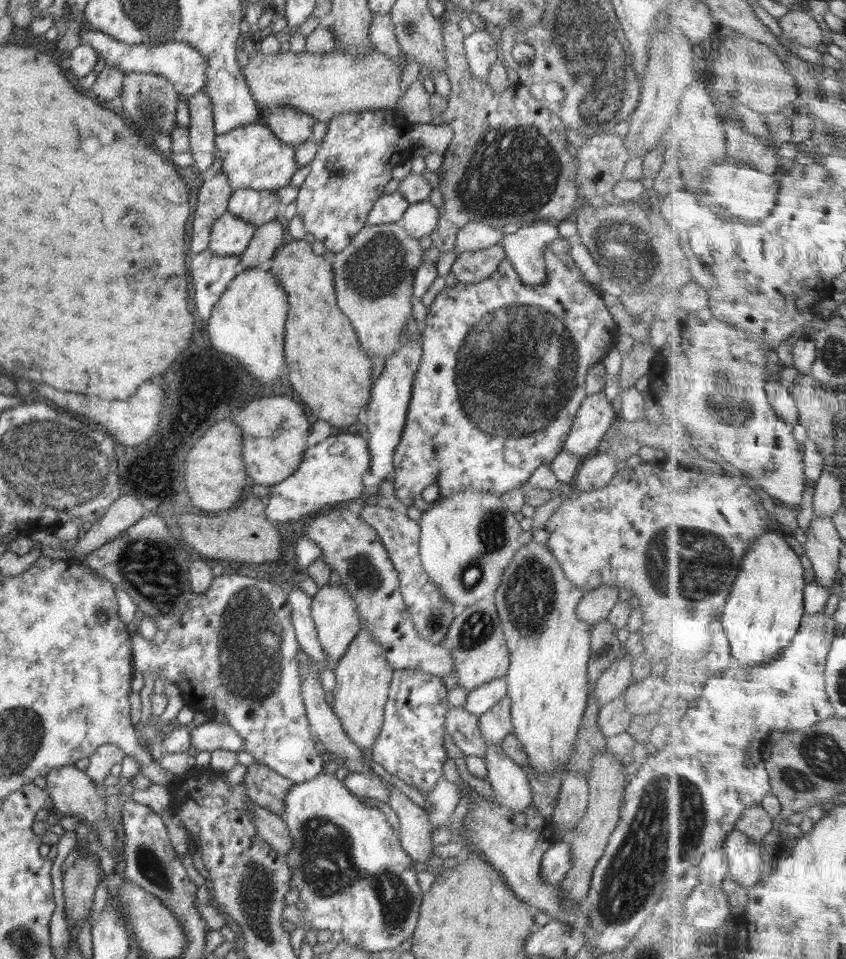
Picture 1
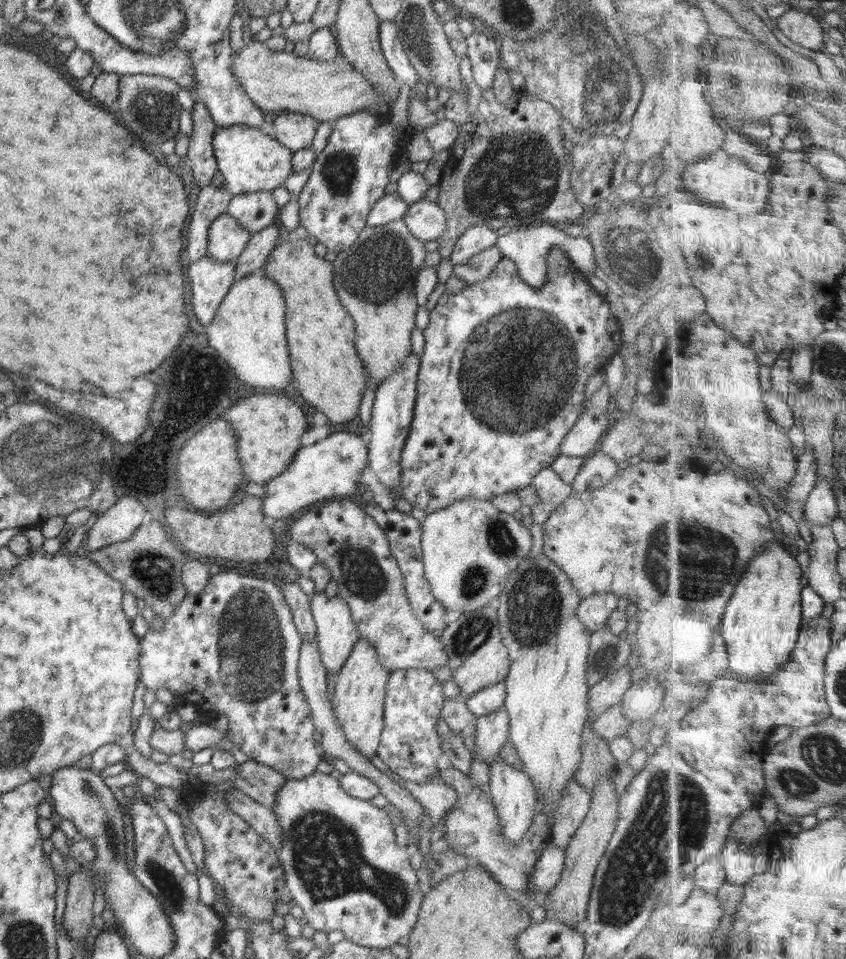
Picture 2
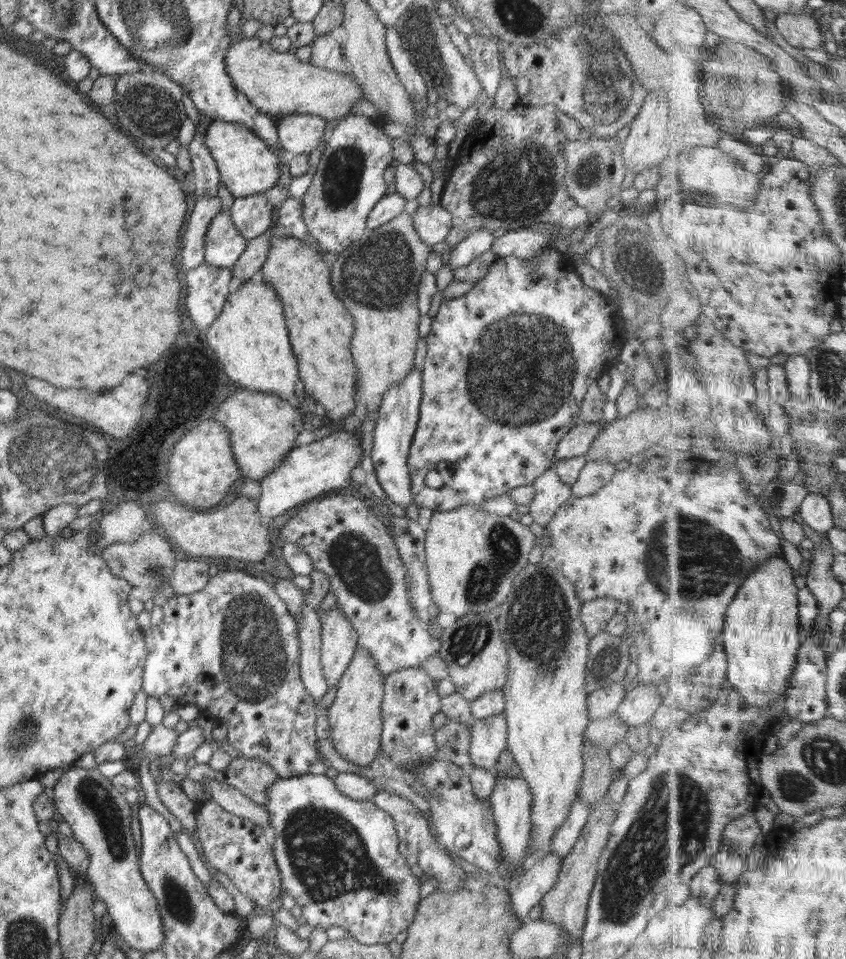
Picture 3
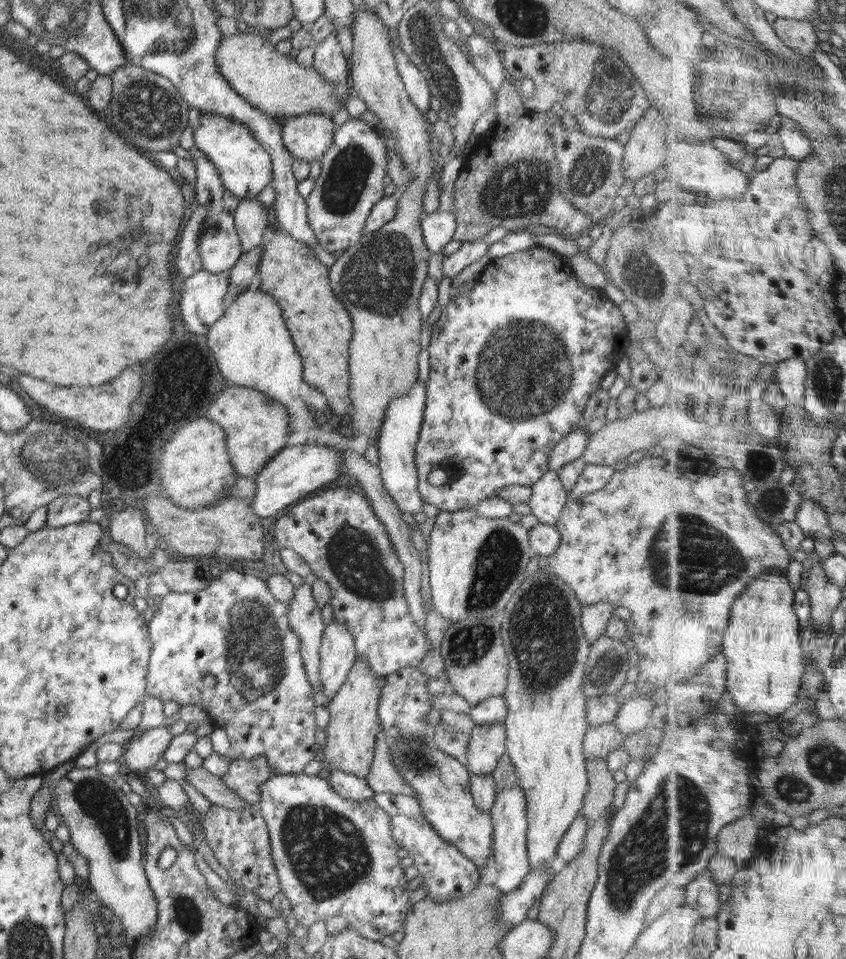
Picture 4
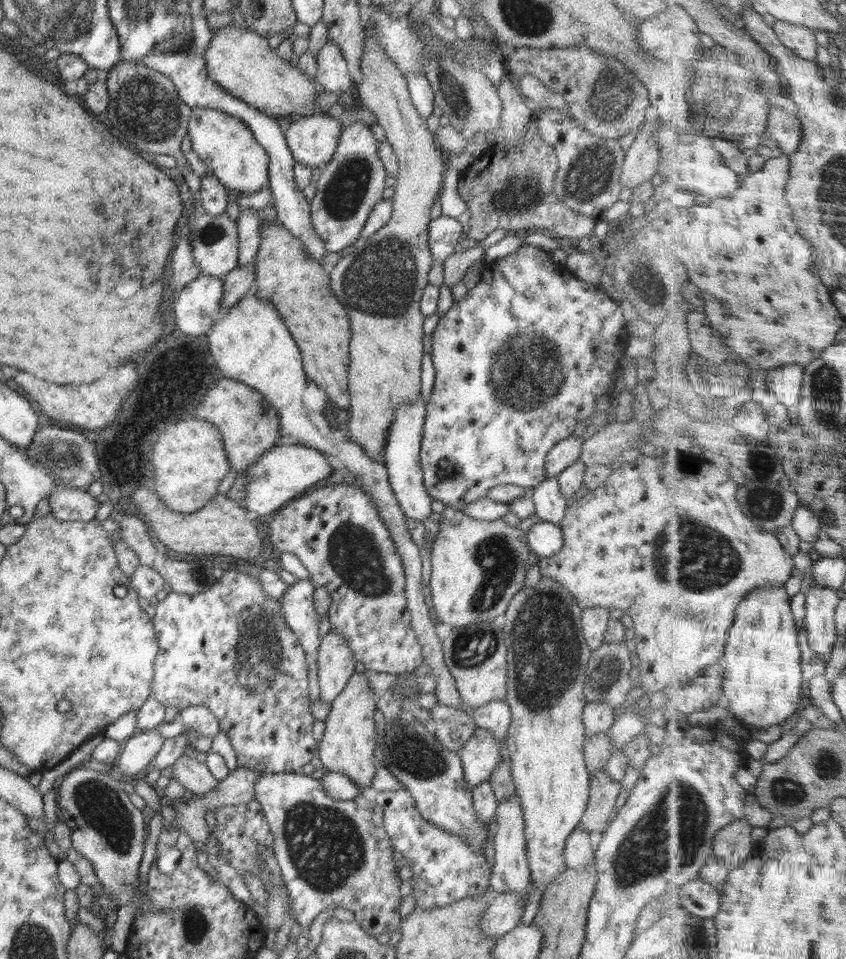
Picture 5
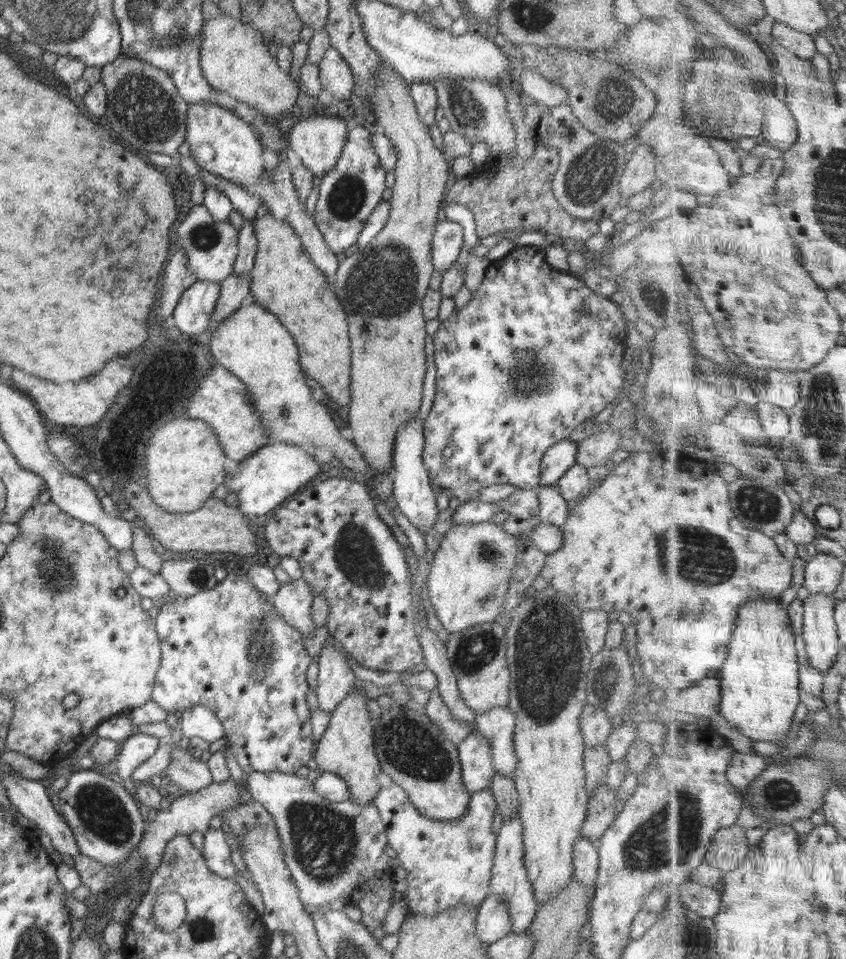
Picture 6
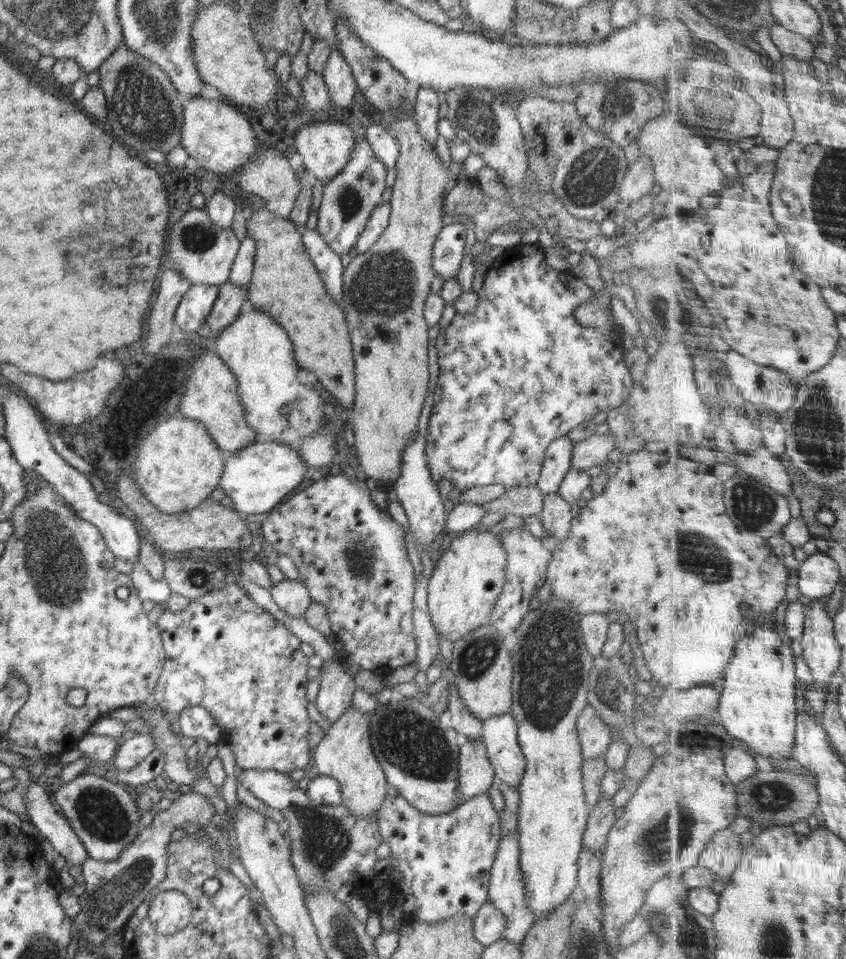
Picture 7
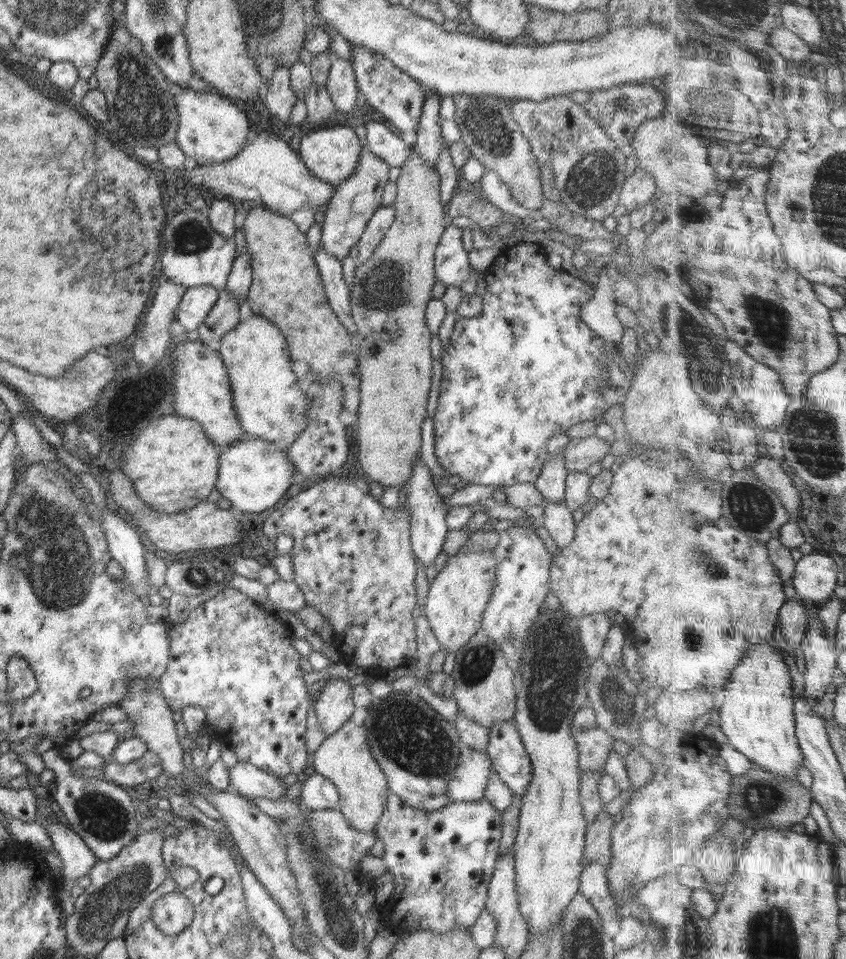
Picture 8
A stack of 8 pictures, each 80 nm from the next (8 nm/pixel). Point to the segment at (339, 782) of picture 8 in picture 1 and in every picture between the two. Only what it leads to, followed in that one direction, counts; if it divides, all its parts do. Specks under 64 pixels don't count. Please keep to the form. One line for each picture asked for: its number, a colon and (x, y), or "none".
1: (362, 677)
2: (358, 702)
3: (355, 719)
4: (351, 733)
5: (349, 743)
6: (346, 749)
7: (345, 754)

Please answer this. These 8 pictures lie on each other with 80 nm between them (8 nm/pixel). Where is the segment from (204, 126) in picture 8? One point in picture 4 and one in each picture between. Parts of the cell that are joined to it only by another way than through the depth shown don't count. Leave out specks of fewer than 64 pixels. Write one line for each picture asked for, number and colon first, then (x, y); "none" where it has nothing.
4: (245, 168)
5: (225, 144)
6: (222, 143)
7: (215, 133)

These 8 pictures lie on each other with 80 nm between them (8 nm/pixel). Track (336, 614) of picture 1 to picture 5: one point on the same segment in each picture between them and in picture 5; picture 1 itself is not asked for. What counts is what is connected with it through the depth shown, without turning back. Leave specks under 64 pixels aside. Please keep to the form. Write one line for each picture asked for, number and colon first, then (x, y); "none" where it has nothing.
2: (336, 635)
3: (339, 640)
4: (337, 651)
5: (335, 661)

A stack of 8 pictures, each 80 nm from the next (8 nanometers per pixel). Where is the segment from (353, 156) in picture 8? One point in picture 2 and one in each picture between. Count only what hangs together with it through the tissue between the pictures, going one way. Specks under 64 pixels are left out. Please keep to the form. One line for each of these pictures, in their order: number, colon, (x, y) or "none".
2: (294, 130)
3: (298, 134)
4: (307, 137)
5: (312, 140)
6: (318, 141)
7: (325, 146)

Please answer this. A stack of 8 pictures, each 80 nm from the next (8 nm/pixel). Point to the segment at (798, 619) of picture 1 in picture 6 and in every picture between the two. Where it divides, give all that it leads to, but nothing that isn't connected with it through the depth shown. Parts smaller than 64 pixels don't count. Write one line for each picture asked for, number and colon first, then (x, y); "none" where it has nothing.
2: (763, 623)
3: (762, 633)
4: (764, 643)
5: (764, 676)
6: (761, 684)

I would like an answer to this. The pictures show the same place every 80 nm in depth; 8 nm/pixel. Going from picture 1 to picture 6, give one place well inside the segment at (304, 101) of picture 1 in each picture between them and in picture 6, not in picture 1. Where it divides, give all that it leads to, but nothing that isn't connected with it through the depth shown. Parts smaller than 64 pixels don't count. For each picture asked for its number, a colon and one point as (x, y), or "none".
2: (276, 81)
3: (277, 83)
4: (277, 85)
5: (241, 61)
6: (234, 59)

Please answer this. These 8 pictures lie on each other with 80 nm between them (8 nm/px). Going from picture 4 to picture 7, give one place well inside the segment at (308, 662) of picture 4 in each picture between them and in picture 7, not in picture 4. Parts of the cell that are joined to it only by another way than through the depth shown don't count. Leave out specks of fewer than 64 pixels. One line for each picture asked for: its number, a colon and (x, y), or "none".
5: (300, 615)
6: (293, 601)
7: (291, 596)

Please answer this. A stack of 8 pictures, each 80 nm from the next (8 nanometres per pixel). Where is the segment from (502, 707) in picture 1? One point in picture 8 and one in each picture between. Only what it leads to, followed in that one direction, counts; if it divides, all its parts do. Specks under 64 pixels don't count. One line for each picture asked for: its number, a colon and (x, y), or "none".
2: (492, 730)
3: (489, 736)
4: (487, 741)
5: (480, 755)
6: (477, 772)
7: (476, 776)
8: (469, 783)

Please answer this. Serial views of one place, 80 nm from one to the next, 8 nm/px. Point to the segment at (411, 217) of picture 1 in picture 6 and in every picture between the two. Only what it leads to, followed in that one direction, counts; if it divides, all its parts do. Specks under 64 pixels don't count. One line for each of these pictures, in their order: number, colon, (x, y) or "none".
2: (426, 220)
3: (432, 223)
4: (438, 228)
5: (443, 232)
6: (447, 242)

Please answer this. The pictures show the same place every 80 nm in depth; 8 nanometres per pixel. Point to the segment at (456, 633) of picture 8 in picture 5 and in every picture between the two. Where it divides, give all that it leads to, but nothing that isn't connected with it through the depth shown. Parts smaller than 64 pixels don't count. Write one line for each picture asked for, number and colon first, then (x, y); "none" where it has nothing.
5: (478, 566)
6: (470, 575)
7: (467, 580)

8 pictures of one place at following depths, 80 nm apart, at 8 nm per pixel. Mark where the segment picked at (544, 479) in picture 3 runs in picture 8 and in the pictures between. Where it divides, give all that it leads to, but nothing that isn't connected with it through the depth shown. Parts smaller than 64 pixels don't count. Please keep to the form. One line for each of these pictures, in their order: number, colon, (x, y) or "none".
4: (548, 496)
5: (550, 504)
6: (553, 510)
7: (555, 516)
8: (557, 518)

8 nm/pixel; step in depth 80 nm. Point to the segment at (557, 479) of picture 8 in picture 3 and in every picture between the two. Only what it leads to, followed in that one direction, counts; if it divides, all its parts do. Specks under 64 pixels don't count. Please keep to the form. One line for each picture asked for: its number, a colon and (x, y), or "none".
3: (577, 441)
4: (572, 446)
5: (565, 452)
6: (558, 458)
7: (557, 462)

